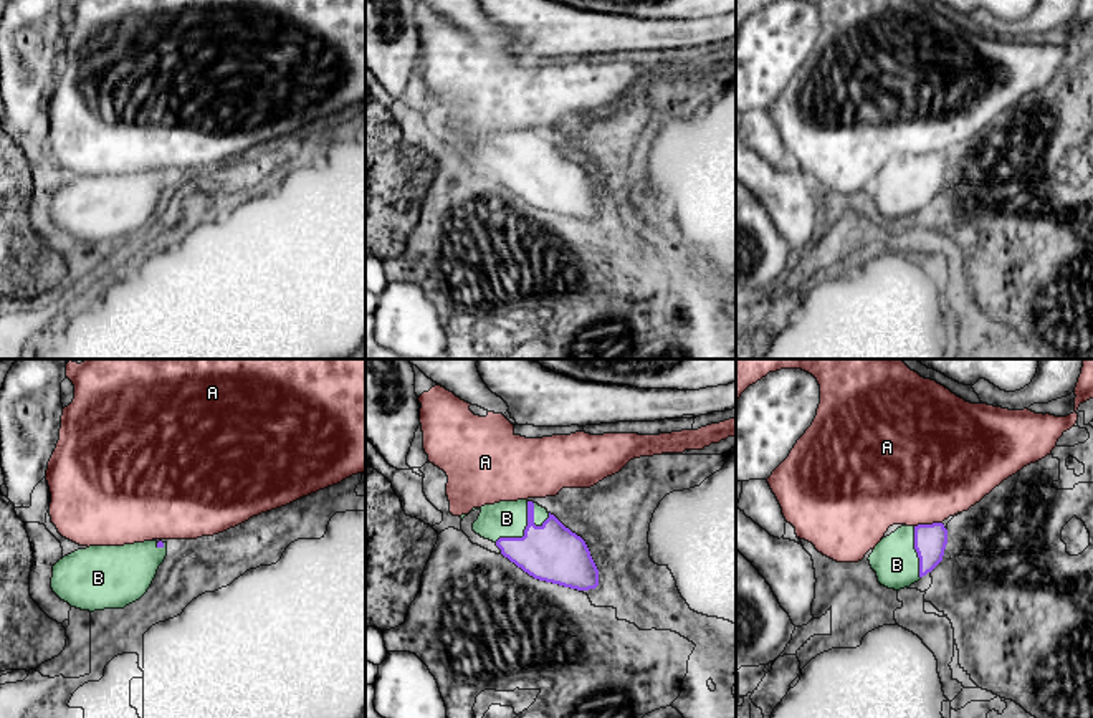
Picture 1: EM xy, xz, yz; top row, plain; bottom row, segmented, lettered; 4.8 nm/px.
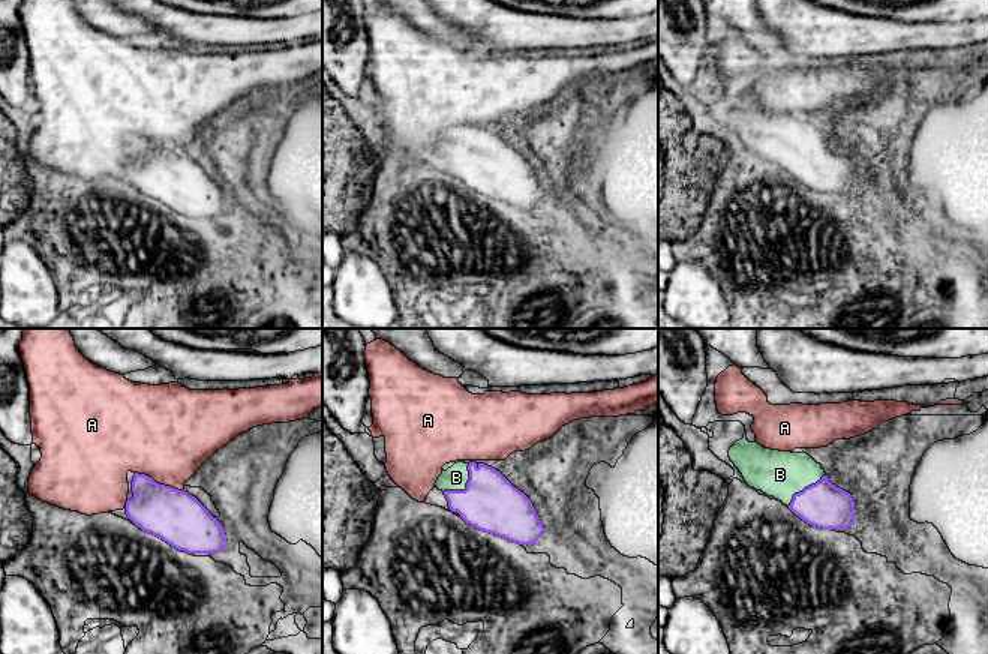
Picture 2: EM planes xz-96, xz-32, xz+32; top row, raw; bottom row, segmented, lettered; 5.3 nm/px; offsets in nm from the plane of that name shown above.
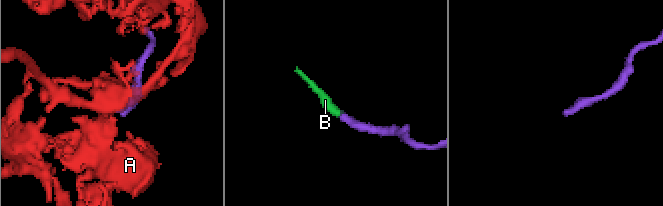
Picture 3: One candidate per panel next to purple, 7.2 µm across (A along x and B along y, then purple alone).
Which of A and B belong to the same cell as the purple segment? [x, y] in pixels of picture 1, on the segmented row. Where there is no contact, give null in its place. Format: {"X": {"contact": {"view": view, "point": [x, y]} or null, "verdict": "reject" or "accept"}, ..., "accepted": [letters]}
{"A": {"contact": {"view": "yz", "point": [928, 525]}, "verdict": "reject"}, "B": {"contact": {"view": "xz", "point": [525, 533]}, "verdict": "accept"}, "accepted": ["B"]}

